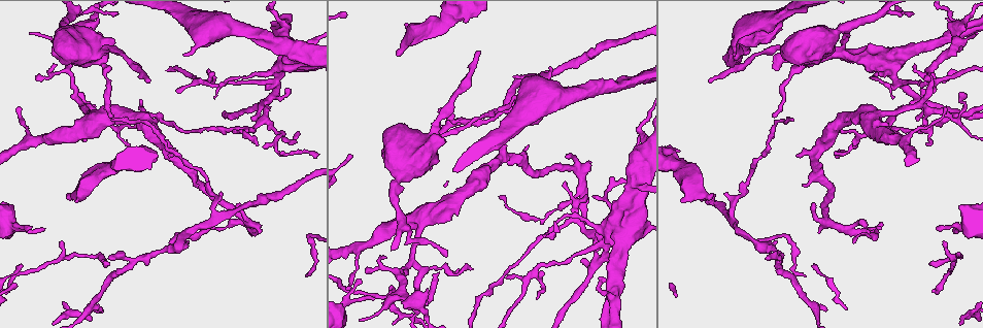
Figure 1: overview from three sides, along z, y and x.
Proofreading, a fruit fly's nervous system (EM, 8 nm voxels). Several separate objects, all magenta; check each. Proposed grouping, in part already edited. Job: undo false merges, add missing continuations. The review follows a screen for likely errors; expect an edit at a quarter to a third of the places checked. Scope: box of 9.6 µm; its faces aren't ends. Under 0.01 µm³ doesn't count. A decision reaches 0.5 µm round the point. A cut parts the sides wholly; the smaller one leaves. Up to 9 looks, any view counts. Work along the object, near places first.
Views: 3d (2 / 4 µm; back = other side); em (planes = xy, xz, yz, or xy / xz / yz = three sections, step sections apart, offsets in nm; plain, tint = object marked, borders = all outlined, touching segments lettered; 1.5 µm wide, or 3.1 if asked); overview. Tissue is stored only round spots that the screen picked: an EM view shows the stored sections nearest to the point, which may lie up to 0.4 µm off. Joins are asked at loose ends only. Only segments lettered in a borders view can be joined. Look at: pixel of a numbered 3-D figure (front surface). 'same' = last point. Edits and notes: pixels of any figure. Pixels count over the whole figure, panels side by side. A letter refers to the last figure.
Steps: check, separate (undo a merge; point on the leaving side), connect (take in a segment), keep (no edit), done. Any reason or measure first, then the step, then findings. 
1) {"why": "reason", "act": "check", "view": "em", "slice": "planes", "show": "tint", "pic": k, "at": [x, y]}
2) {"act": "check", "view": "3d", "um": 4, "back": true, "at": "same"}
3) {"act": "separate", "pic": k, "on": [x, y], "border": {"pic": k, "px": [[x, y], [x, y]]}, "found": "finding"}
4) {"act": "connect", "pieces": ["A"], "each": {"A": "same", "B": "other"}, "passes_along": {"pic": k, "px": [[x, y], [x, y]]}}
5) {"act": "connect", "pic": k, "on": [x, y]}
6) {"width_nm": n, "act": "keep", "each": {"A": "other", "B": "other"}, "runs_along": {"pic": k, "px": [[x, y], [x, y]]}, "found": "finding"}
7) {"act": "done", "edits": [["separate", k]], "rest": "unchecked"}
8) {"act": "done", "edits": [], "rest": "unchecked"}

{"act": "check", "view": "em", "slice": "xy", "step": 8, "show": "borders", "pic": 1, "at": [78, 93]}

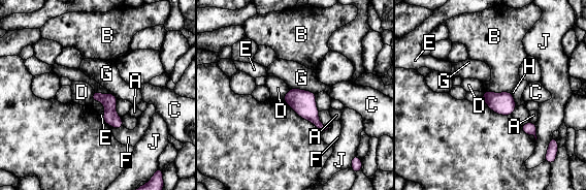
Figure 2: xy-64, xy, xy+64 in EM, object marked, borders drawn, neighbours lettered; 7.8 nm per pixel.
{"act": "check", "view": "em", "slice": "planes", "show": "borders", "at": "same"}

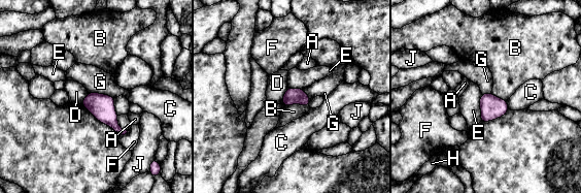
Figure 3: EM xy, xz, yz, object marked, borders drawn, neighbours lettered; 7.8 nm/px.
{"longest_contact_nm": ["E", 220], "act": "keep", "each": {"A": "other", "B": "other", "C": "other", "D": "other", "E": "other", "F": "other", "G": "other", "H": "other", "J": "other"}, "found": "no lettered segment goes on from it"}

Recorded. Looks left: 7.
{"why": "end of a long branch", "act": "check", "view": "em", "slice": "planes", "show": "borders", "pic": 1, "at": [149, 78]}

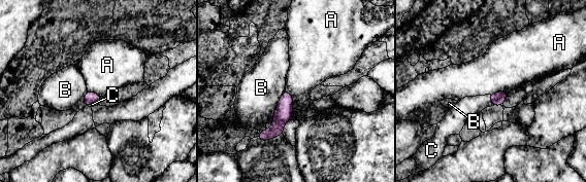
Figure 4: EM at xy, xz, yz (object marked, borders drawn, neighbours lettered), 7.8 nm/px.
{"longest_contact_nm": ["B", 240], "act": "connect", "pic": 4, "on": [467, 107], "each": {"A": "other", "B": "other", "C": "same"}, "passes_along": {"pic": 4, "px": [[497, 99], [491, 100], [467, 107]]}, "found": "it goes on there"}

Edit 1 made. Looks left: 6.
{"why": "redraw", "act": "check", "view": "overview"}

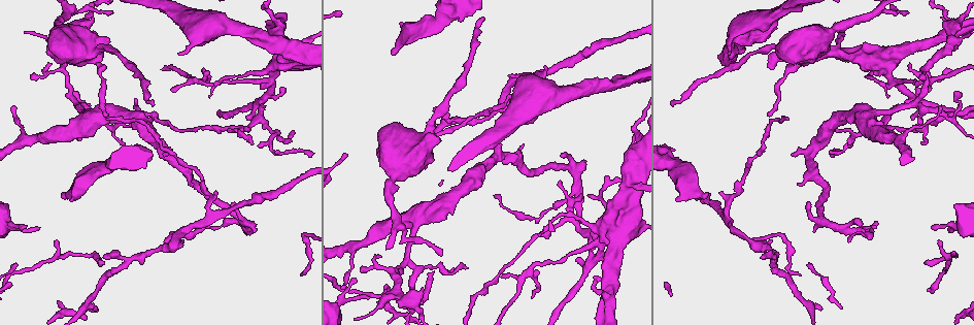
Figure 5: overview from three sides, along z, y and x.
{"why": "thick end", "act": "check", "view": "3d", "um": 2, "pic": 5, "at": [62, 196]}

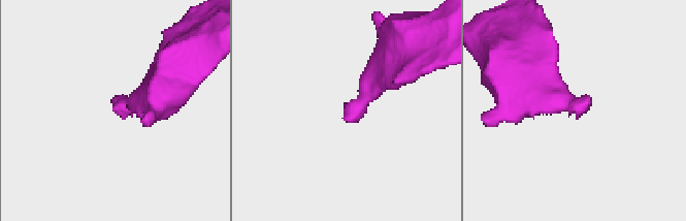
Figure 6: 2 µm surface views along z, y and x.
{"act": "check", "view": "em", "slice": "planes", "show": "borders", "pic": 6, "at": [590, 103]}

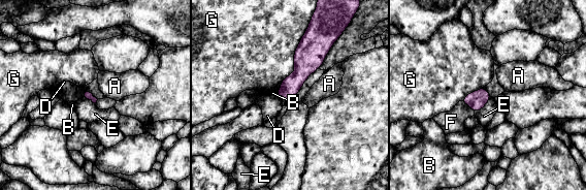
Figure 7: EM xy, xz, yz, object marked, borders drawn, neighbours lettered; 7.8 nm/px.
{"act": "connect", "pic": 7, "on": [451, 122], "each": {"A": "other", "B": "other", "D": "other", "E": "other", "F": "same", "G": "other"}, "passes_along": {"pic": 7, "px": [[478, 99], [469, 104], [451, 122]]}, "found": "it goes on there"}

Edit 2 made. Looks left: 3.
{"why": "redraw", "act": "check", "view": "overview"}

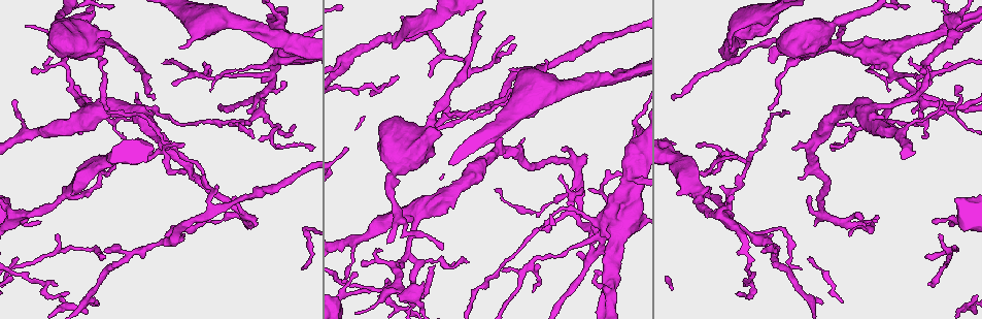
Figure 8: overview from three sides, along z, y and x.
{"why": "tapers out", "act": "check", "view": "3d", "um": 2, "pic": 8, "at": [51, 59]}

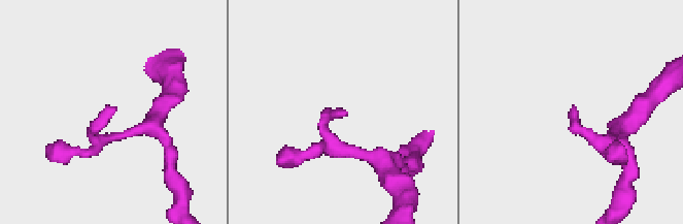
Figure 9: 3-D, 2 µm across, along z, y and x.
{"act": "check", "view": "em", "slice": "planes", "show": "borders", "pic": 9, "at": [345, 109]}

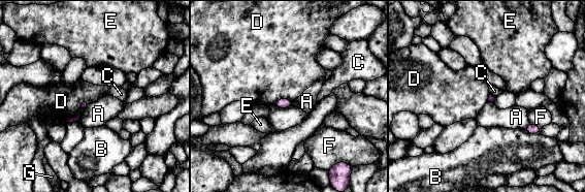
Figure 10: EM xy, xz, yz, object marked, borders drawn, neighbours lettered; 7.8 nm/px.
{"act": "keep", "each": {"A": "other", "B": "other", "C": "other", "D": "other", "E": "other", "F": "other", "G": "other"}, "found": "no lettered segment goes on from it"}

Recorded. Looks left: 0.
{"act": "done", "edits": [["connect", 4], ["connect", 7]], "rest": "unchecked"}

